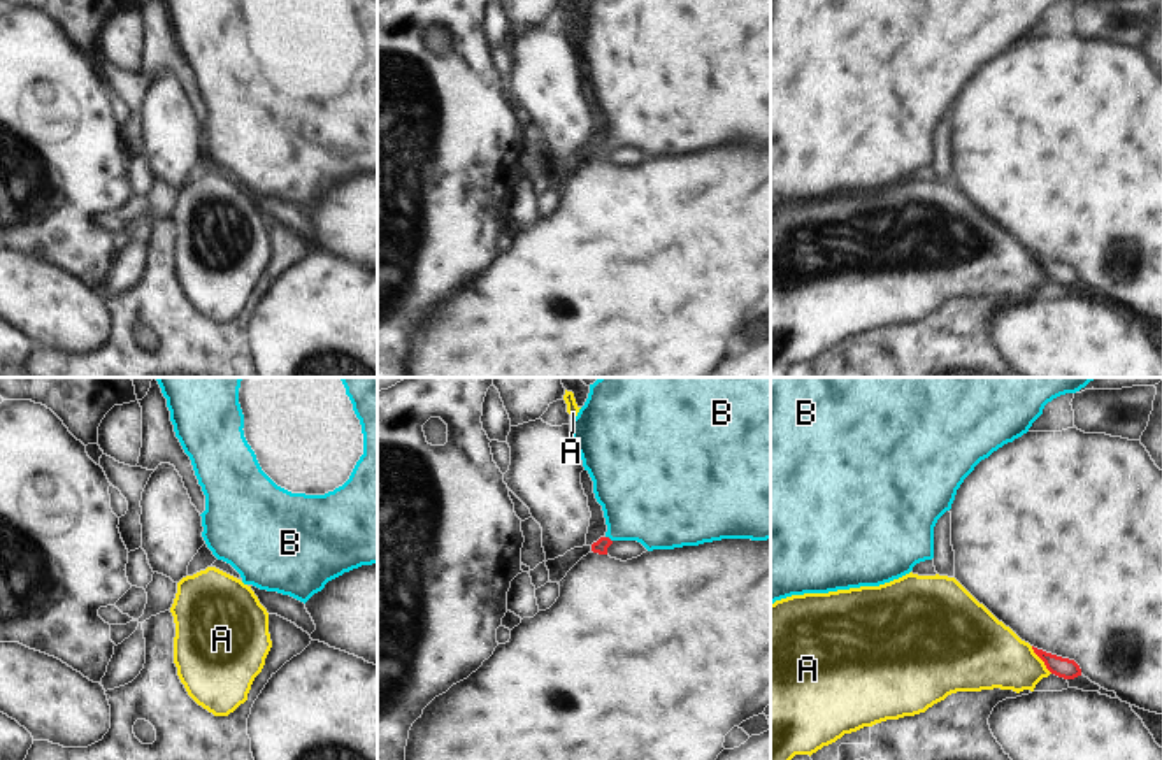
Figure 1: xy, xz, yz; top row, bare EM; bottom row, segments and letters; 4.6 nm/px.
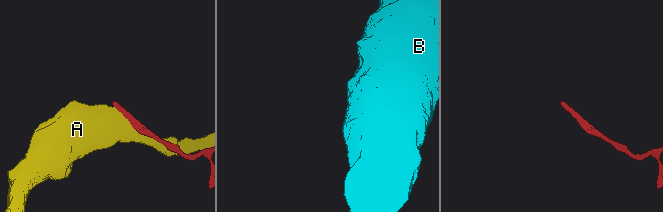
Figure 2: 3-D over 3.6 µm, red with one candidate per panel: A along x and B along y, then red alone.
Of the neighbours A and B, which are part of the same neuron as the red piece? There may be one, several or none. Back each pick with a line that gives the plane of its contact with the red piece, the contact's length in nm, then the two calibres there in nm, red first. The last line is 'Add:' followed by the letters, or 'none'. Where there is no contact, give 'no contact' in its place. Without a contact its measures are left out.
B: meets red in xz; contact 40 nm long; 70 nm thick on the red side, 400 nm on the other
Add: B

